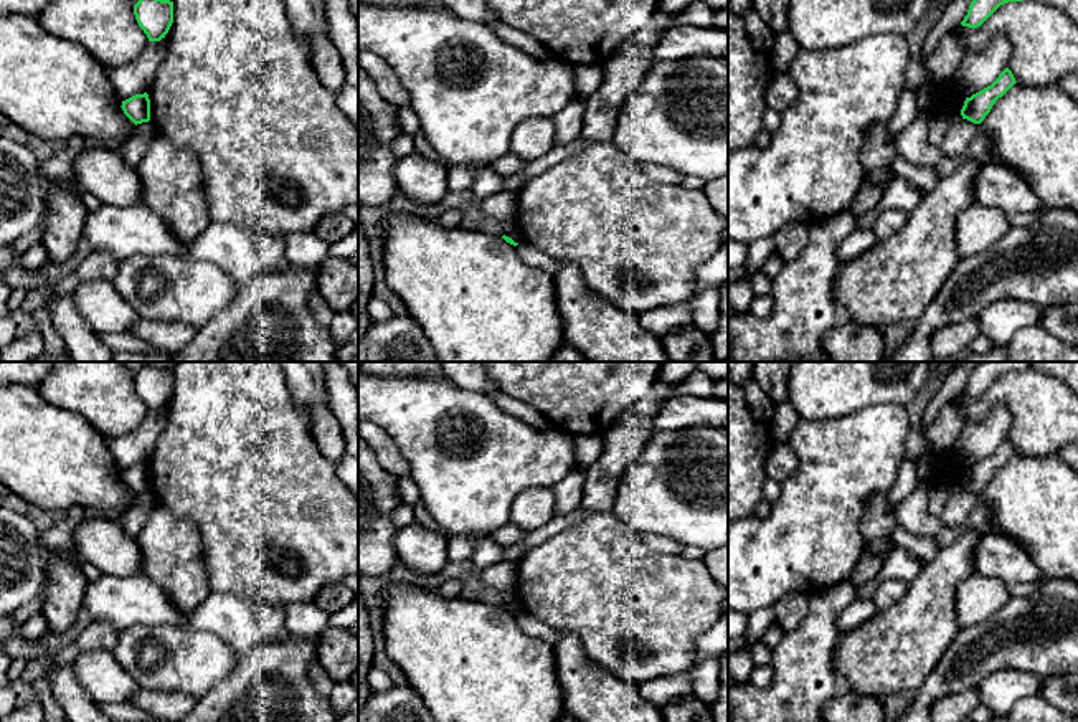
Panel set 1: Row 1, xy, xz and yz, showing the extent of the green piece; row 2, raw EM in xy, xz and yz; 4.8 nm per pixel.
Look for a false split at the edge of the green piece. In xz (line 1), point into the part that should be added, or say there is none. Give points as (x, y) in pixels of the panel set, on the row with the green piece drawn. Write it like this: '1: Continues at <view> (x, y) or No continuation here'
1: No continuation here

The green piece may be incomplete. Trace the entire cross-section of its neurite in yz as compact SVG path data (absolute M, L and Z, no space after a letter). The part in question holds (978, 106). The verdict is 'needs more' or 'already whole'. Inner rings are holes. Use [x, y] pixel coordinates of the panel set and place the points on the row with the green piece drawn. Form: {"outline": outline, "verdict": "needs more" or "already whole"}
{"outline": "M1005 68L991 86L972 94L971 97L966 97L961 109L962 119L981 124L984 117L991 112L995 101L1002 97L1015 83L1017 81L1012 71Z", "verdict": "already whole"}

